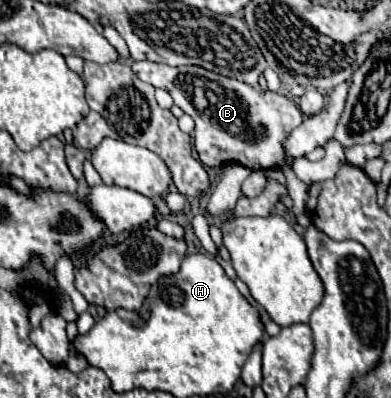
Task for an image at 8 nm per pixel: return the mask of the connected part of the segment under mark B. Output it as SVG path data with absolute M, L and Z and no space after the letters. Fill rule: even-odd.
M133 61L131 69L141 81L169 91L175 105L193 117L195 149L201 163L213 169L219 169L227 161L249 169L279 167L283 163L283 139L303 123L303 113L285 95L271 91L259 95L257 89L237 79L201 67L169 67L151 61Z

